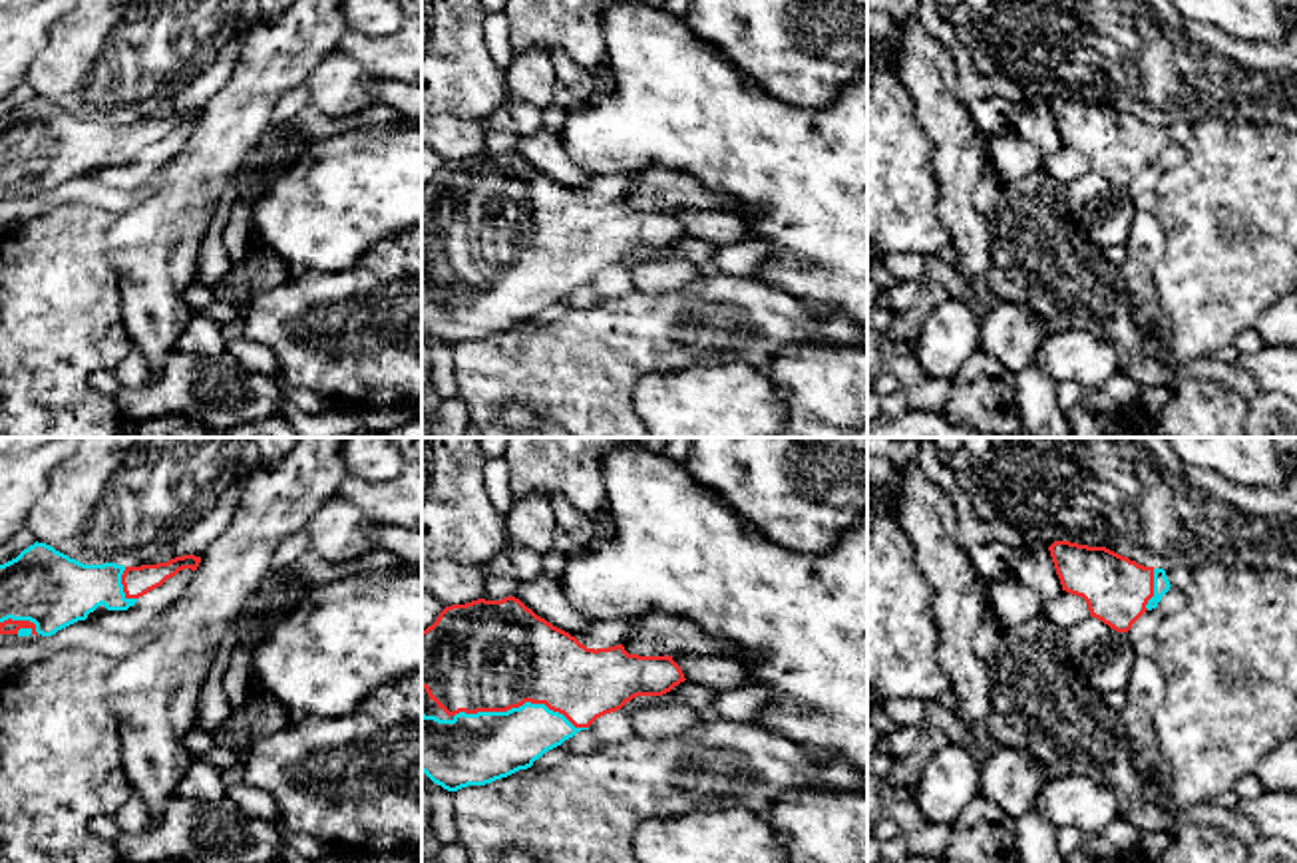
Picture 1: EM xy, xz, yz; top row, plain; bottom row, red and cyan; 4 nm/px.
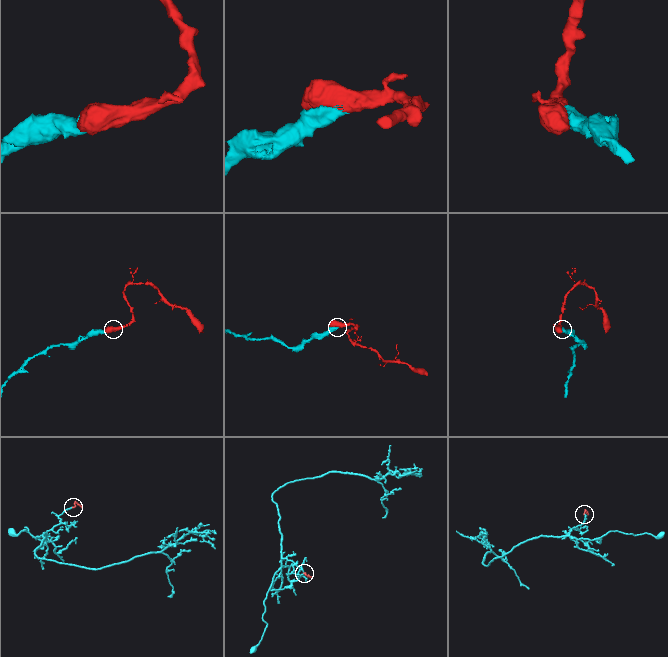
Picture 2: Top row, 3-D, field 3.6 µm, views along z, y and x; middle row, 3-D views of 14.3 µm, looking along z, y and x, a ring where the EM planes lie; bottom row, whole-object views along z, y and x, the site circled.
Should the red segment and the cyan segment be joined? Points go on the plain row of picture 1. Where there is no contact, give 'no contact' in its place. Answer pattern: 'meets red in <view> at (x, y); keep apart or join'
meets red in xz at (522, 259); join

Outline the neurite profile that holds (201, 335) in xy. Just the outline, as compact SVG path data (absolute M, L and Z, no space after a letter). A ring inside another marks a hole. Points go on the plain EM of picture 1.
M195 312L177 340L177 350L205 358L227 350L221 324L203 312Z

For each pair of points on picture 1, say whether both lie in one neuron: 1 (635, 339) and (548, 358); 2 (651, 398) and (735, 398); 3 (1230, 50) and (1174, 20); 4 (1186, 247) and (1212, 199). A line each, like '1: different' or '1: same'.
1: same
2: same
3: same
4: same

